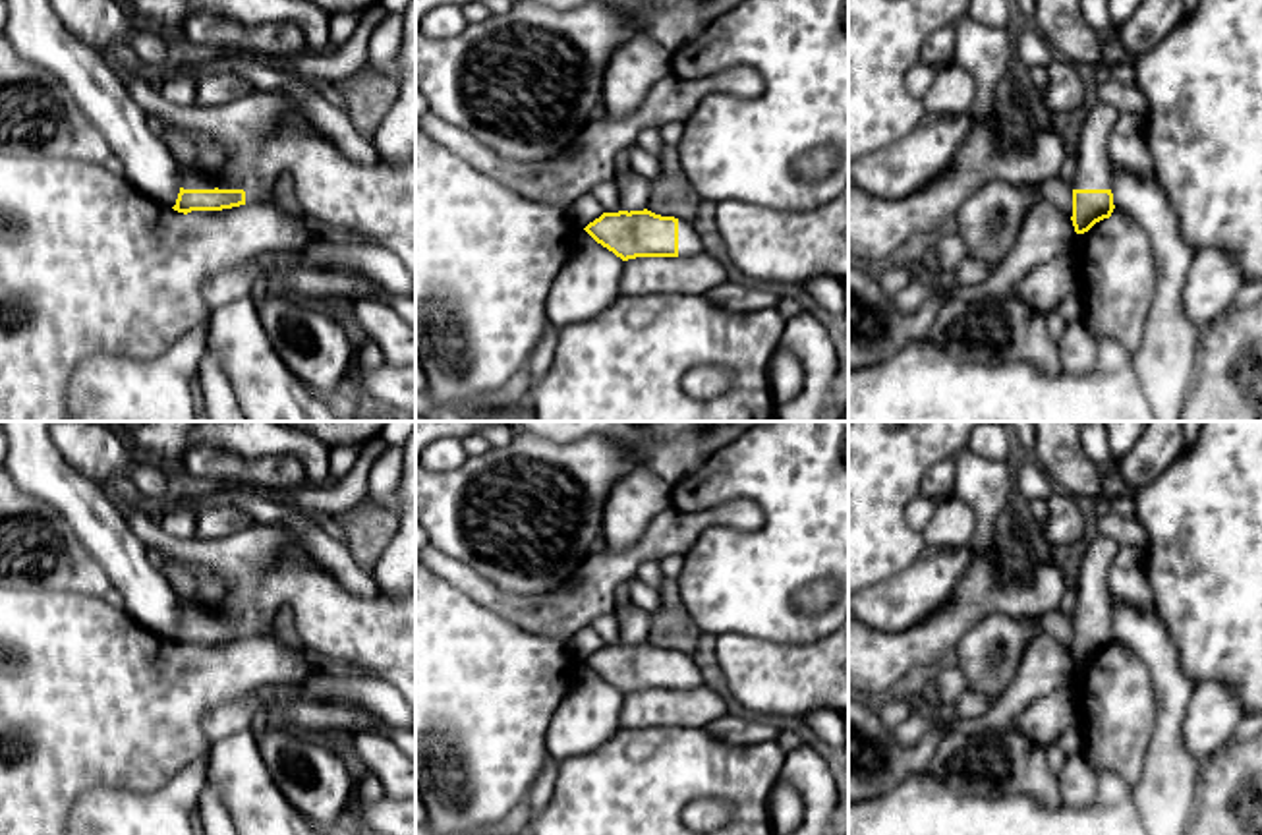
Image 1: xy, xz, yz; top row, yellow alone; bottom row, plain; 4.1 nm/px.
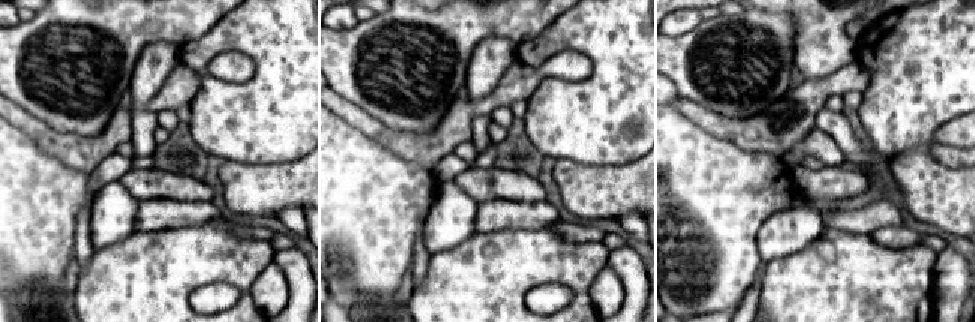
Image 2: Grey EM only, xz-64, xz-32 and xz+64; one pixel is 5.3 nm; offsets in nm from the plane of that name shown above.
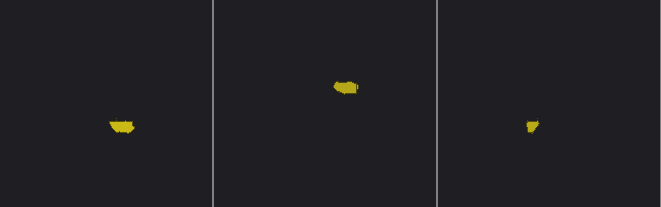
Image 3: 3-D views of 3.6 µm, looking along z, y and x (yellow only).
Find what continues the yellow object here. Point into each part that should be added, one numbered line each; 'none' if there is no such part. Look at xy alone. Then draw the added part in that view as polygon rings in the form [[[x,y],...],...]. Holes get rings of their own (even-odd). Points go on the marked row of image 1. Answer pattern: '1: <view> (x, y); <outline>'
1: xy (377, 201); [[[110,60],[110,62],[112,62],[112,60]],[[112,62],[112,64],[114,64],[114,62]],[[114,64],[114,66],[116,66],[116,64]],[[116,66],[116,68],[118,68],[118,66]],[[118,68],[118,72],[120,72],[120,75],[122,75],[122,79],[124,79],[124,85],[126,85],[129,97],[143,108],[143,112],[145,112],[147,116],[157,116],[157,118],[162,122],[164,128],[172,128],[172,130],[176,130],[176,131],[189,131],[189,133],[193,133],[195,137],[207,137],[213,145],[218,145],[218,147],[222,147],[222,149],[226,151],[226,160],[224,160],[224,166],[222,166],[222,172],[220,172],[220,174],[203,176],[203,174],[197,174],[195,170],[191,170],[191,168],[187,168],[187,166],[184,166],[184,164],[178,164],[180,187],[184,187],[184,189],[215,189],[215,187],[218,187],[218,189],[244,189],[244,191],[245,191],[245,203],[259,203],[269,191],[272,191],[272,187],[274,187],[274,184],[276,184],[276,178],[278,178],[280,174],[288,172],[288,174],[292,176],[292,180],[294,180],[294,189],[296,189],[296,197],[298,197],[300,215],[303,215],[305,218],[315,218],[315,220],[319,220],[319,222],[323,222],[323,224],[327,224],[327,226],[330,226],[330,228],[334,228],[334,230],[338,230],[338,228],[352,230],[352,232],[356,232],[359,238],[369,240],[373,245],[385,247],[385,249],[392,251],[392,253],[404,263],[404,267],[408,269],[408,273],[410,273],[412,278],[414,278],[414,300],[416,300],[416,149],[412,151],[412,157],[410,157],[408,160],[404,160],[404,162],[390,162],[390,160],[383,160],[383,158],[381,158],[377,164],[359,164],[359,162],[350,160],[321,130],[317,130],[317,128],[307,120],[307,116],[303,114],[303,110],[300,108],[300,104],[298,104],[296,101],[292,101],[292,99],[290,99],[288,95],[284,95],[284,93],[265,93],[265,91],[253,89],[253,91],[249,91],[247,95],[244,95],[244,97],[240,97],[240,99],[234,99],[234,101],[230,101],[230,102],[226,102],[226,104],[218,104],[218,106],[201,106],[201,104],[197,104],[197,102],[193,102],[193,104],[178,104],[178,102],[168,101],[168,99],[162,95],[160,87],[153,81],[151,75],[135,73],[135,72],[126,72],[126,70],[120,70],[120,68]],[[294,112],[298,112],[300,116],[303,116],[303,118],[311,124],[311,128],[313,128],[311,133],[303,133],[303,131],[300,131],[300,130],[286,131],[286,130],[282,128],[284,118],[286,118],[288,114],[294,114]]]

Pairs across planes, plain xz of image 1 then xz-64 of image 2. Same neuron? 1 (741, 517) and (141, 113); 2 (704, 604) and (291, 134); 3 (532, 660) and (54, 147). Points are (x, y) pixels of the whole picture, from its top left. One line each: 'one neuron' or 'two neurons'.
1: two neurons
2: one neuron
3: two neurons

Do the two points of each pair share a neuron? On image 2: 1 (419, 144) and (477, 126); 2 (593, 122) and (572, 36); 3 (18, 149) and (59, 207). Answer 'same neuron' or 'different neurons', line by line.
1: different neurons
2: same neuron
3: same neuron

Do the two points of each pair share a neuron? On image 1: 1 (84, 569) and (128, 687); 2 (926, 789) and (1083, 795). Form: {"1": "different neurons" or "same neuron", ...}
{"1": "different neurons", "2": "different neurons"}

